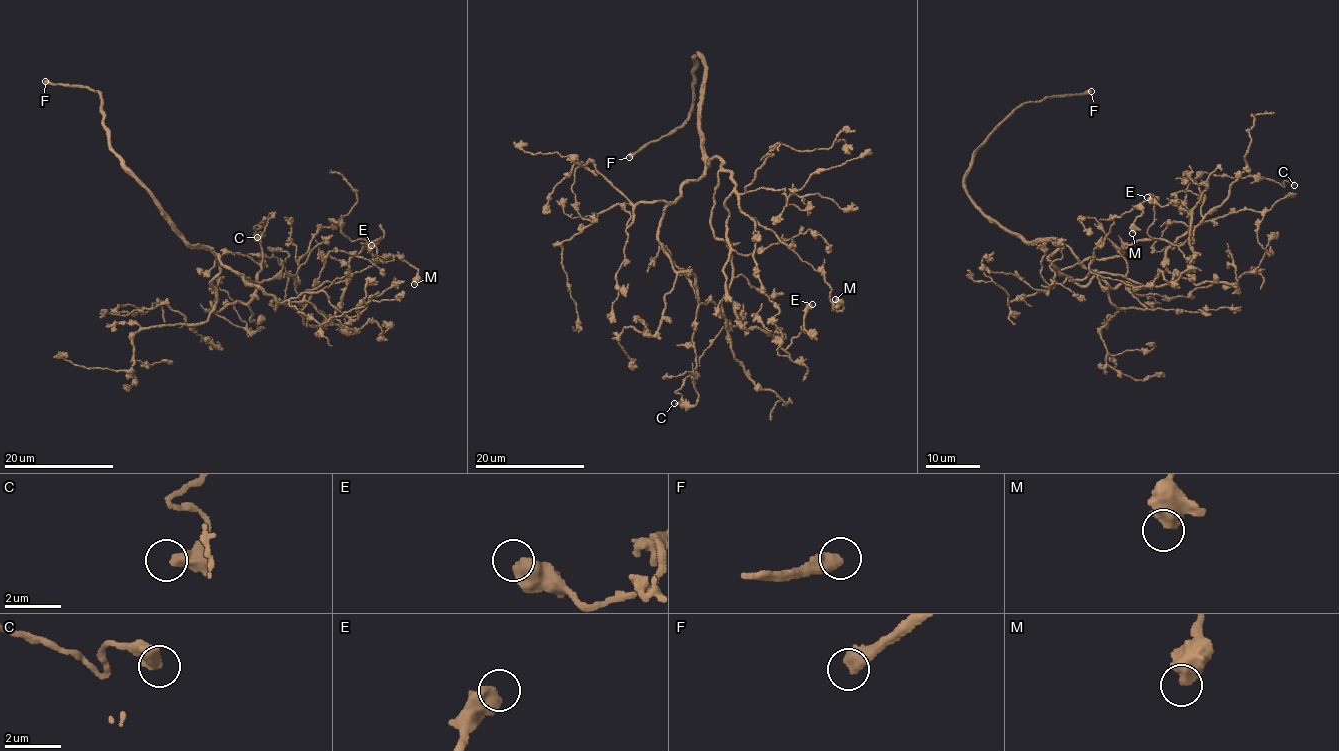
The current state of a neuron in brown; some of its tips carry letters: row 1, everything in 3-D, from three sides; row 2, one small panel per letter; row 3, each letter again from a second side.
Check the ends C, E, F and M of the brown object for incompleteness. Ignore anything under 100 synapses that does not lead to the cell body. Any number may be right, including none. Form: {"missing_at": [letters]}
{"missing_at": ["F"]}

